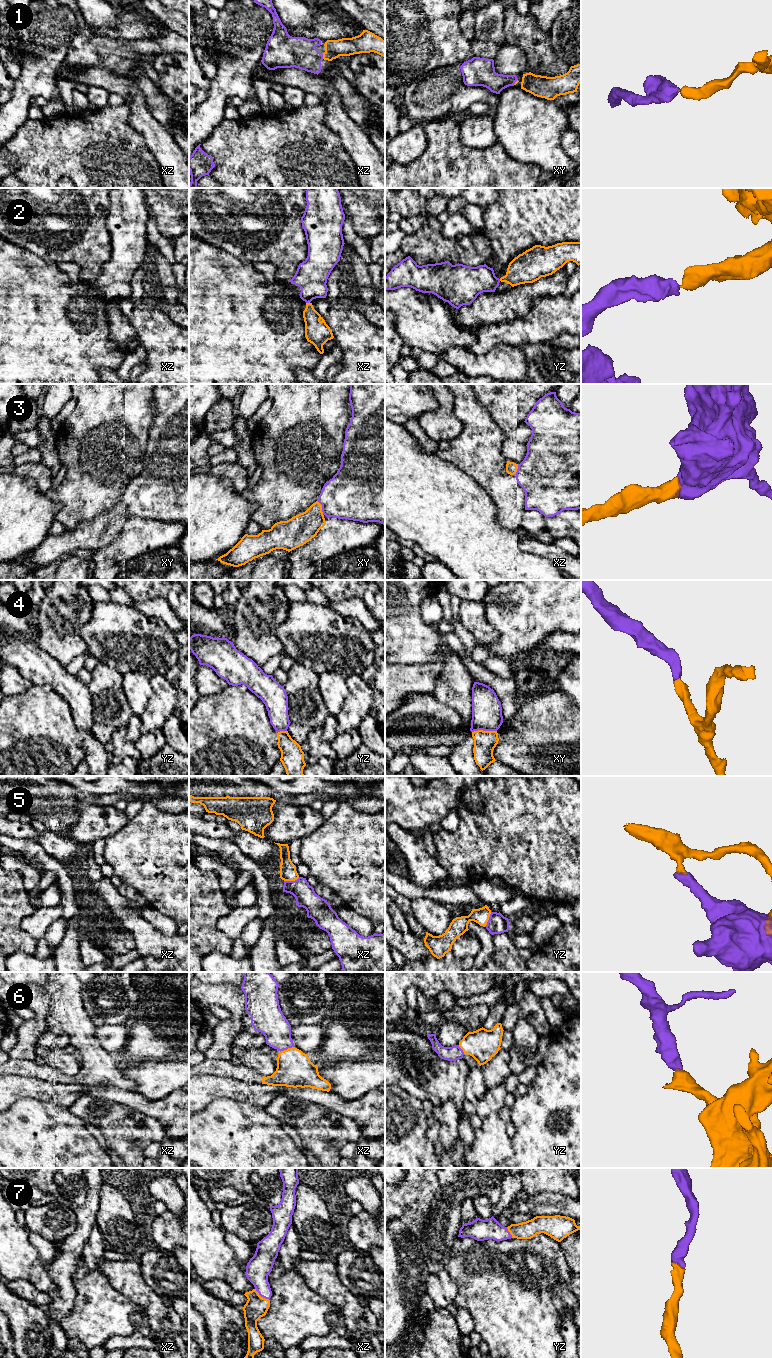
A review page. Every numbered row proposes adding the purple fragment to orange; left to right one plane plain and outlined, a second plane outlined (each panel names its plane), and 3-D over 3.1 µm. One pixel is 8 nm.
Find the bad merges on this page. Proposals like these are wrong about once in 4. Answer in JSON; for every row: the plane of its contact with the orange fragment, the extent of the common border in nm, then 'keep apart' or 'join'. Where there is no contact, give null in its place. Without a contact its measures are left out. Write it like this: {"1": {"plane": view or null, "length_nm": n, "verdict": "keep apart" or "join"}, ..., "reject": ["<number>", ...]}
{"1": {"plane": "xz", "length_nm": 40, "verdict": "join"}, "2": {"plane": "xz", "length_nm": 40, "verdict": "join"}, "3": {"plane": "xy", "length_nm": 120, "verdict": "join"}, "4": {"plane": "xy", "length_nm": 200, "verdict": "join"}, "5": {"plane": "xz", "length_nm": 130, "verdict": "keep apart"}, "6": {"plane": "xz", "length_nm": 120, "verdict": "join"}, "7": {"plane": "xz", "length_nm": 140, "verdict": "join"}, "reject": ["5"]}

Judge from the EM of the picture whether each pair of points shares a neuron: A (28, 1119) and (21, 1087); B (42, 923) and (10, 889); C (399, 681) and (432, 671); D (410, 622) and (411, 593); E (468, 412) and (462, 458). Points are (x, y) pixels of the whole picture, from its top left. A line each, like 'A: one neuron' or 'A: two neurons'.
A: two neurons
B: two neurons
C: one neuron
D: one neuron
E: one neuron

